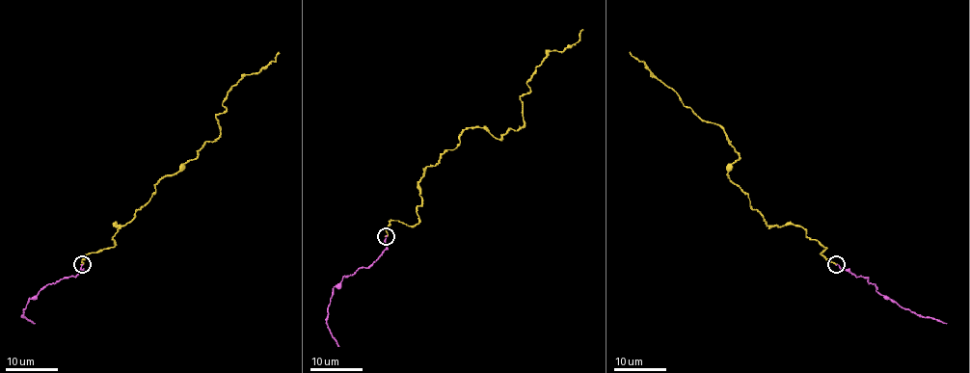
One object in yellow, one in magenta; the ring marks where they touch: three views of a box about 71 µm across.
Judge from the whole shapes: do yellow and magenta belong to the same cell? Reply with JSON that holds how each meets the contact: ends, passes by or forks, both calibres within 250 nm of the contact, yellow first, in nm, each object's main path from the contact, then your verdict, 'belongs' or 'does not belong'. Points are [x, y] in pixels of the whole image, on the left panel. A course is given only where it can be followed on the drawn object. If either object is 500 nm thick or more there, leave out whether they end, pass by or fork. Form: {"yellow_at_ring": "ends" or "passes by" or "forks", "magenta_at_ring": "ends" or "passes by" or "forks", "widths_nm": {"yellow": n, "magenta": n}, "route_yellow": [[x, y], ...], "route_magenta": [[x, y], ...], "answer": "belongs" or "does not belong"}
{"yellow_at_ring": "ends", "magenta_at_ring": "ends", "widths_nm": {"yellow": 180, "magenta": 130}, "route_yellow": [[82, 265], [87, 253], [115, 245], [115, 225], [130, 221], [161, 178], [219, 136], [227, 93], [279, 51]], "route_magenta": [[82, 265], [82, 270], [75, 277], [50, 282], [29, 299], [22, 315], [35, 323]], "answer": "belongs"}

